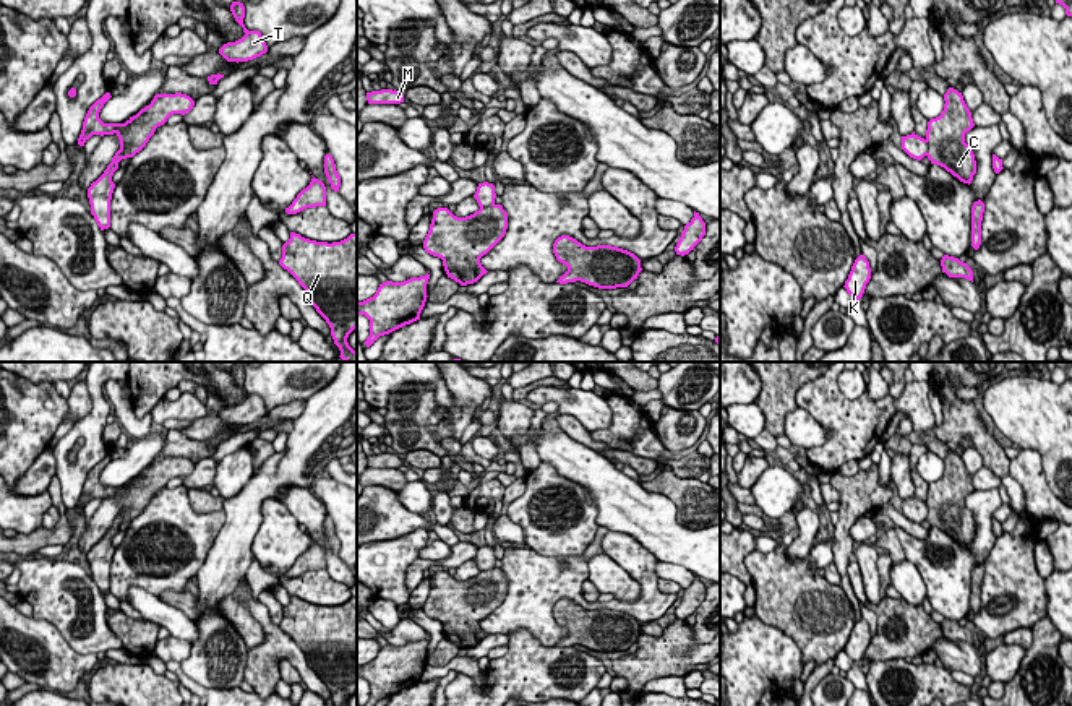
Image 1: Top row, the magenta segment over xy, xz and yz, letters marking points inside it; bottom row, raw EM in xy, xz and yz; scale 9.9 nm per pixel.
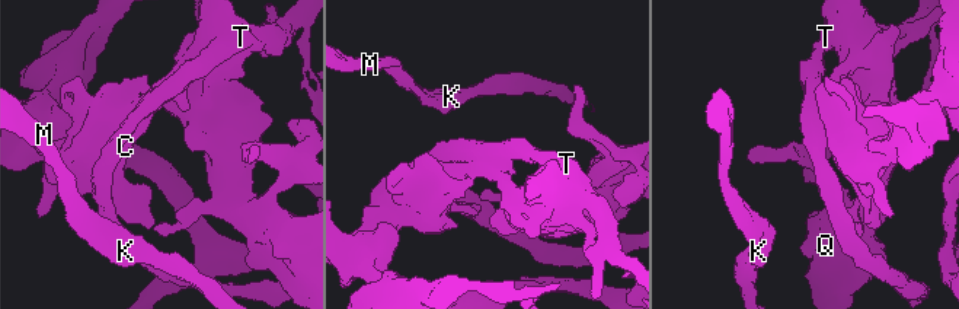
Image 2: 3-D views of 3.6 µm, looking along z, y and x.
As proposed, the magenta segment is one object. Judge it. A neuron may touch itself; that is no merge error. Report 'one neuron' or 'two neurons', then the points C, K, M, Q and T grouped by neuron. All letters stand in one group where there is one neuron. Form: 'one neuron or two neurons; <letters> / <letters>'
one neuron; C K M Q T

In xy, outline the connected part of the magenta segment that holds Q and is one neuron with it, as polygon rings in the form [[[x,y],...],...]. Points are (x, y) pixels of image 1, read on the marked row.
[[[290,232],[279,265],[305,289],[326,320],[344,362],[357,362],[347,338],[357,328],[357,234],[341,242],[316,242]]]

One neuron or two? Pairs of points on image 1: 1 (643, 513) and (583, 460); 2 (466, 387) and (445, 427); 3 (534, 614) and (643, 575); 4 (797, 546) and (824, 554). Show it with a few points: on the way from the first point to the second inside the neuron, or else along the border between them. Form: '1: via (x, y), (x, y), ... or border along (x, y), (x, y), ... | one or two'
1: via (628, 505), (597, 474) | one
2: via (466, 398), (463, 411), (456, 419) | one
3: via (566, 593), (573, 593), (587, 606), (634, 606) | one
4: border along (814, 546), (808, 554) | two

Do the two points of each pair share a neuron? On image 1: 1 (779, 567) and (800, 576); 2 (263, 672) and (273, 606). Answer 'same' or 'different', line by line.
1: same
2: different

